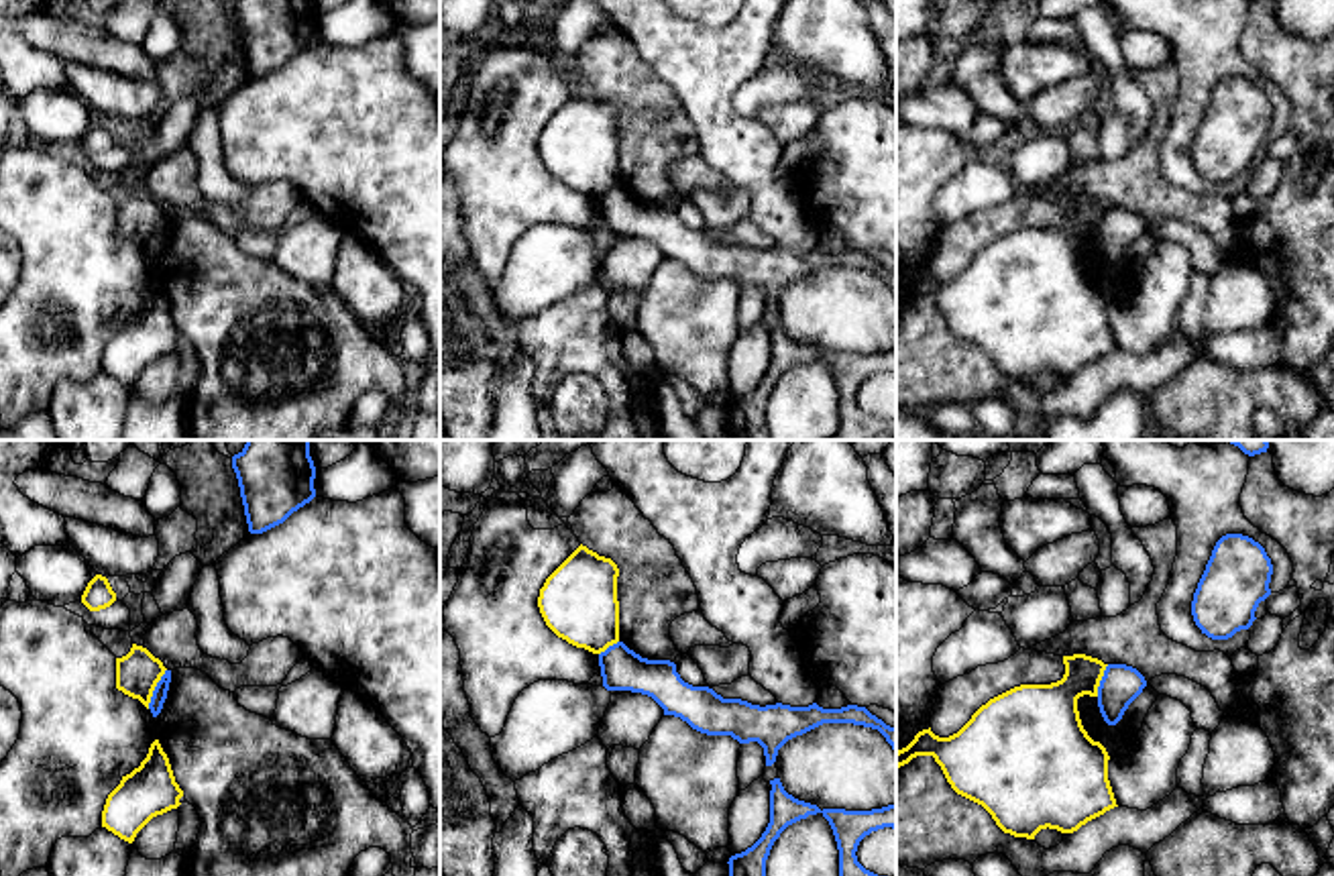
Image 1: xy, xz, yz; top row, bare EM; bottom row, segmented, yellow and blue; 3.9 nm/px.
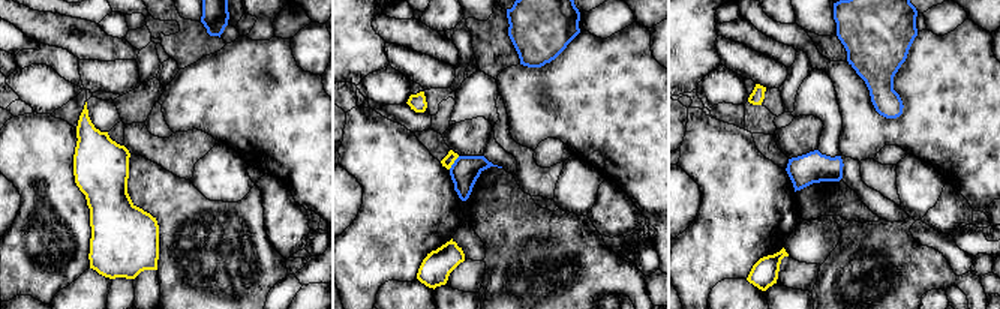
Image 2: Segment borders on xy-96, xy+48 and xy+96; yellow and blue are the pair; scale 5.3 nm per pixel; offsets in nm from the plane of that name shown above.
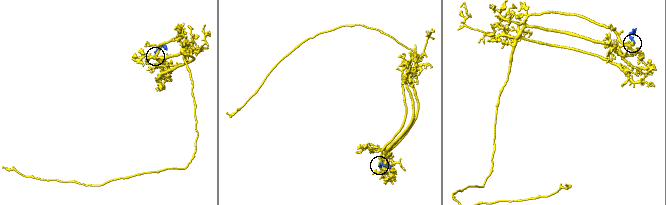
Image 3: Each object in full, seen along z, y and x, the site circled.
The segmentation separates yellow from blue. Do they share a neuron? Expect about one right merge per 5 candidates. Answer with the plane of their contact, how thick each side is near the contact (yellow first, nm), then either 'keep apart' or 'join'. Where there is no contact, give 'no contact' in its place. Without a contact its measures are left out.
xy | 170/60 nm | keep apart

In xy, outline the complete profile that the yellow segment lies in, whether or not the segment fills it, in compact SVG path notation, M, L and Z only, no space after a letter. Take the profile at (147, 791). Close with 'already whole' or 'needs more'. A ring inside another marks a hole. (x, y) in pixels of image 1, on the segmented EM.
M159 740L147 758L108 795L102 827L132 843L136 833L157 815L177 809L183 790L175 782L167 754Z; already whole

